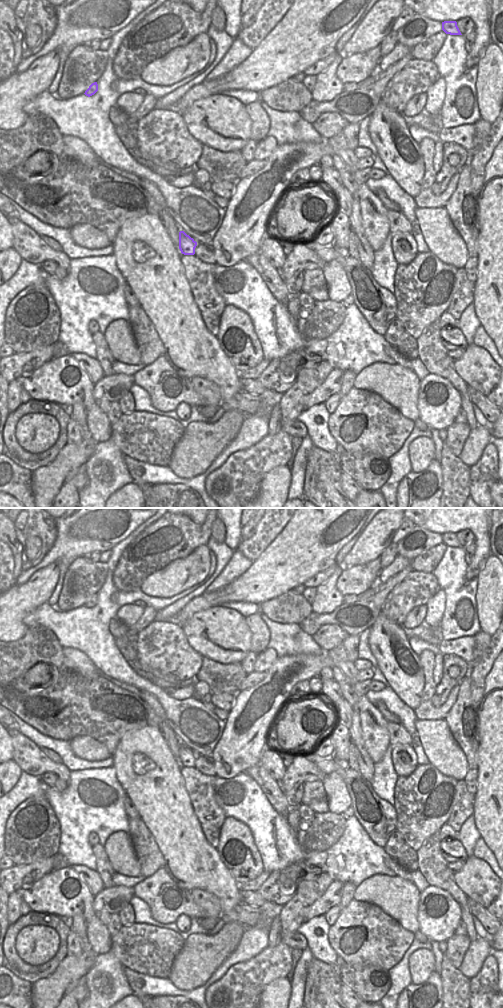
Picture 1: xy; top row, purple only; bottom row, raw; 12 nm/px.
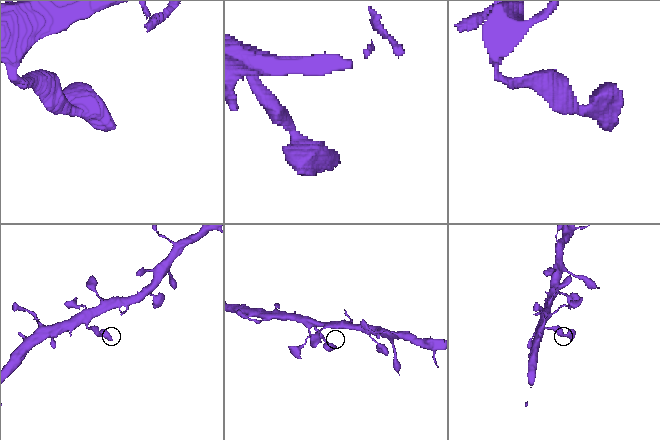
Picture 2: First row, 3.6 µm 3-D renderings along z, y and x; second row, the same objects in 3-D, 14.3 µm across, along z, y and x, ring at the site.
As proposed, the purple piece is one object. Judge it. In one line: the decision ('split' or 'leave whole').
leave whole

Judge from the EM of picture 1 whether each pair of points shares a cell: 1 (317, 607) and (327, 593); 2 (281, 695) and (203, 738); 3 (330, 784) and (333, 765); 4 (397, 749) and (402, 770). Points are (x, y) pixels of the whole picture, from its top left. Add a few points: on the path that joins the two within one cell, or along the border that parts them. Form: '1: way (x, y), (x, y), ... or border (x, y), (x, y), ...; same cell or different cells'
1: way (320, 604), (327, 596); same cell
2: border (225, 721), (222, 735), (214, 747); different cells
3: border (327, 773), (335, 771), (342, 778), (347, 789); different cells
4: way (397, 754), (402, 761), (402, 765); same cell

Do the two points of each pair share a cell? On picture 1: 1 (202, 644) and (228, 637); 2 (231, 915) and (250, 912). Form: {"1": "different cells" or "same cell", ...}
{"1": "same cell", "2": "different cells"}

